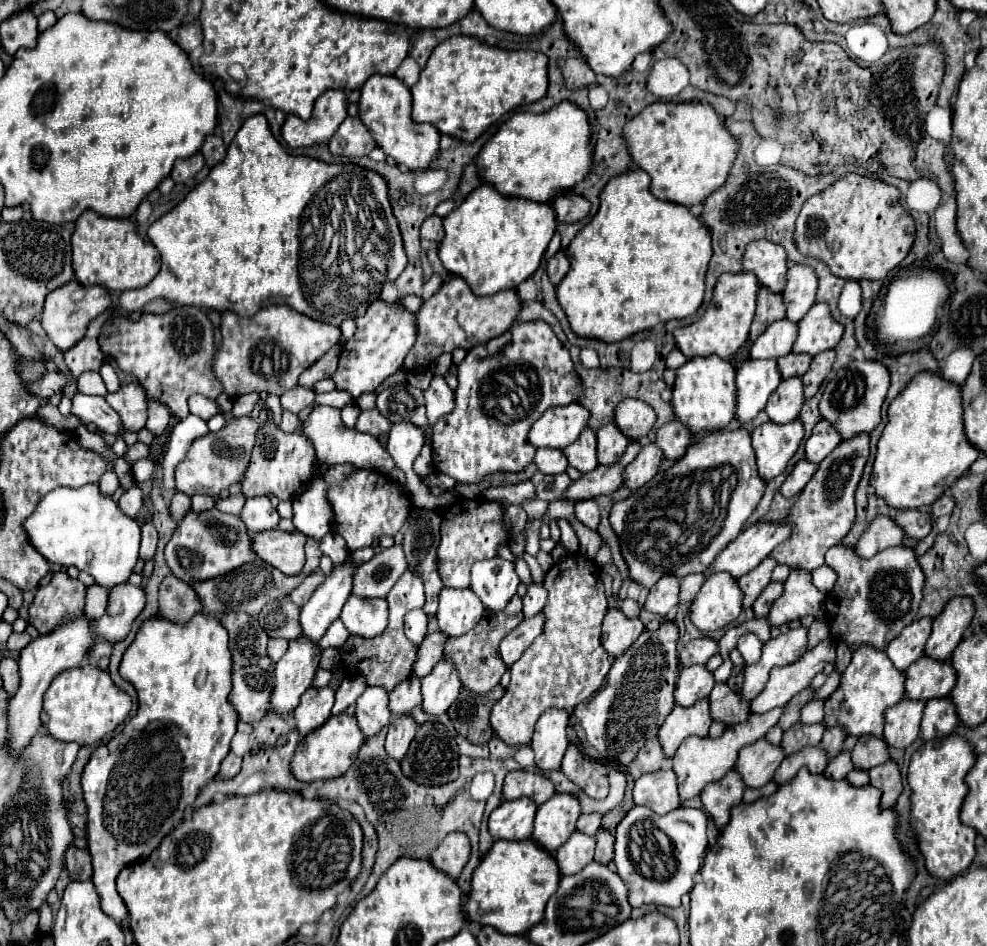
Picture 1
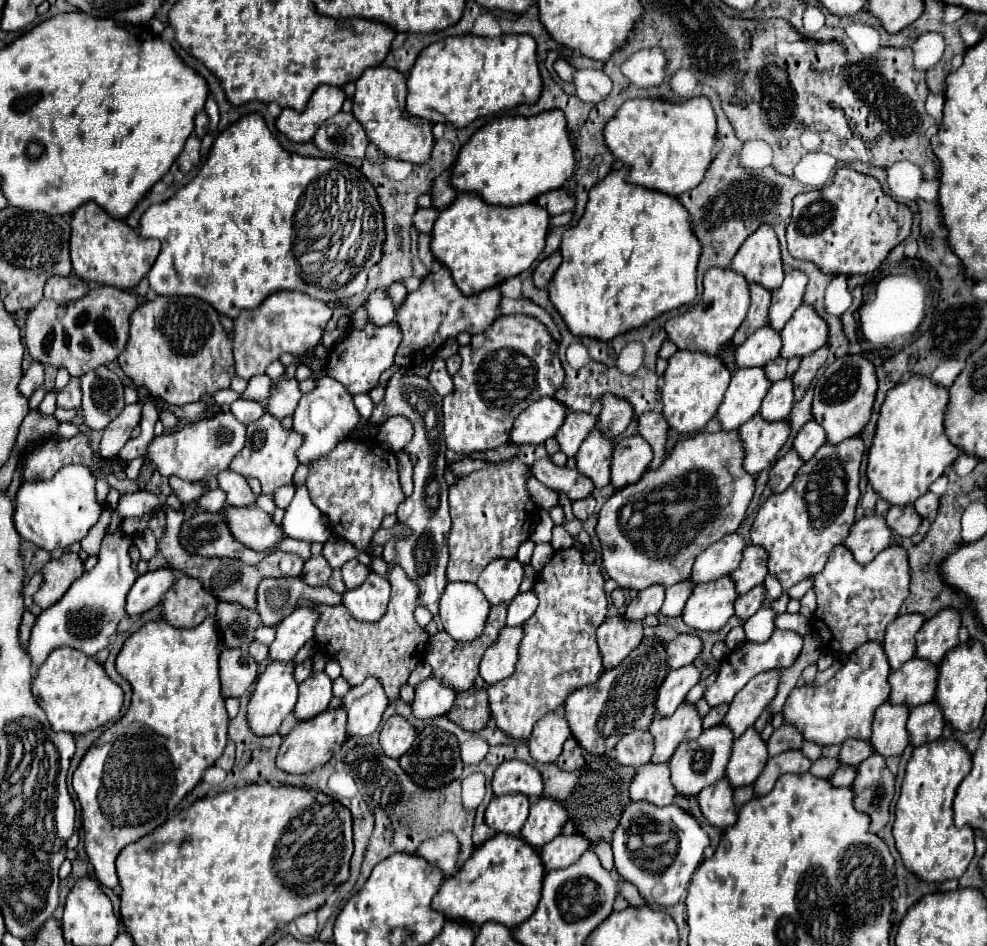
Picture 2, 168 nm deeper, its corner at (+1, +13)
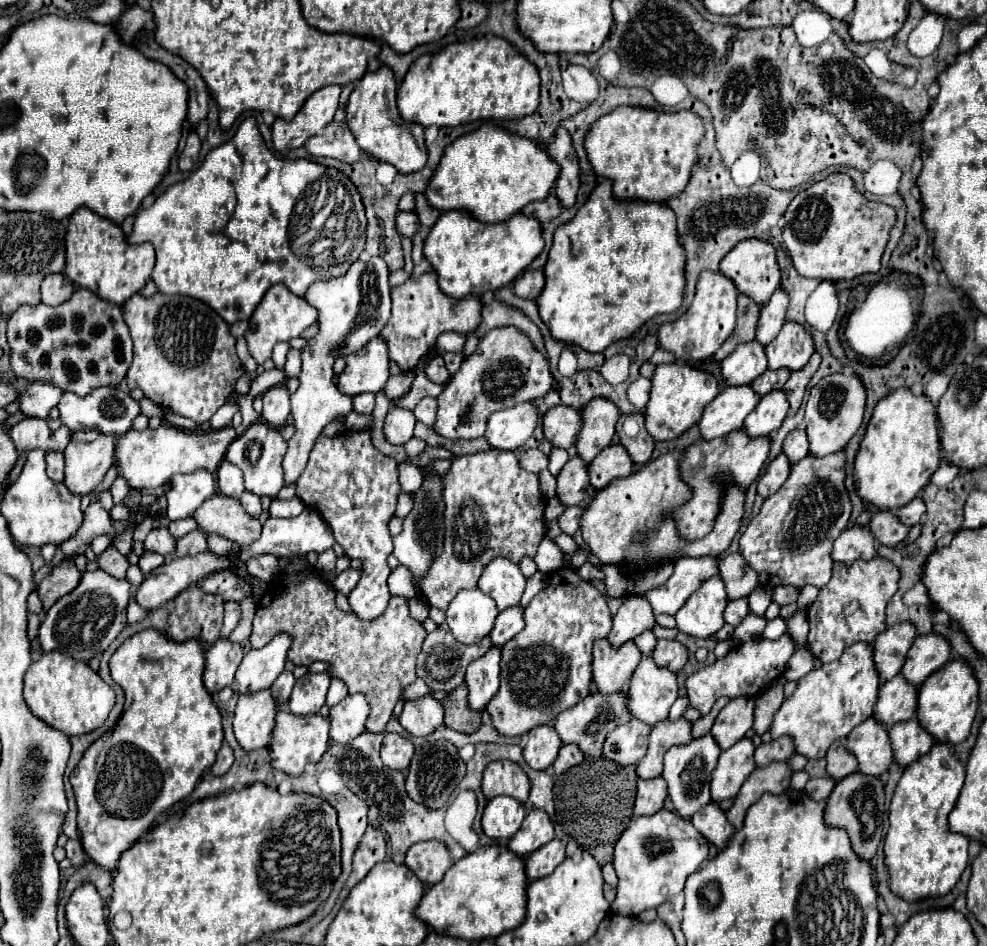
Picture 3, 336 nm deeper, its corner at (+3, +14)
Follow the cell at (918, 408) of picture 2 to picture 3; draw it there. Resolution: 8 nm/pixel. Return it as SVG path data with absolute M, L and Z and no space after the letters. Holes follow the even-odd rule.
M898 388L884 396L870 418L860 452L854 462L854 482L860 498L880 510L898 510L912 502L940 466L936 406L928 396L916 396L910 388Z

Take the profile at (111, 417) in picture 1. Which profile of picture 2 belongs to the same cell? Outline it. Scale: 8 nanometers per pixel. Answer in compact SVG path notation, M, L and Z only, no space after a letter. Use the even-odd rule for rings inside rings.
M70 381L62 391L56 393L56 405L62 409L78 409L80 407L80 381Z

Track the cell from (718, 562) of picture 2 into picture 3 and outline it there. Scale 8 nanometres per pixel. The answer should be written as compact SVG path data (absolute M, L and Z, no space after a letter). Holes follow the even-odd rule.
M712 556L680 558L674 564L674 574L670 580L662 588L644 594L650 600L654 614L674 614L688 600L688 596L702 586L702 582L718 574L718 564L720 558Z

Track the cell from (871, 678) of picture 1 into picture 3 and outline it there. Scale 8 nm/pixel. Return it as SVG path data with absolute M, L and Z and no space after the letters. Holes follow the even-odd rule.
M866 642L852 644L840 660L824 664L798 680L796 692L786 698L776 712L770 734L772 738L792 734L798 754L806 758L824 758L834 740L846 738L860 722L872 716L878 688L880 676L872 658L872 646Z

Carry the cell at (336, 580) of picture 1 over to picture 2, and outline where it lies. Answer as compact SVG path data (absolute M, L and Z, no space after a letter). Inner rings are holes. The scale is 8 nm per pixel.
M300 607L292 611L292 615L284 617L284 621L276 627L276 639L270 645L268 661L294 659L298 649L312 639L316 623L318 623L318 613L308 607Z

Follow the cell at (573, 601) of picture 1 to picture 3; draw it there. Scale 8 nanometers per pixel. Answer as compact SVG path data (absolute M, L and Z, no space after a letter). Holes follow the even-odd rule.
M560 568L552 572L548 576L546 588L538 592L526 606L524 618L526 628L512 640L508 640L502 648L500 690L486 706L494 728L502 736L522 736L534 726L548 724L564 708L572 708L572 704L588 696L592 684L592 642L596 638L606 638L612 630L612 614L606 606L604 596L590 584L590 580L580 578L576 568Z

